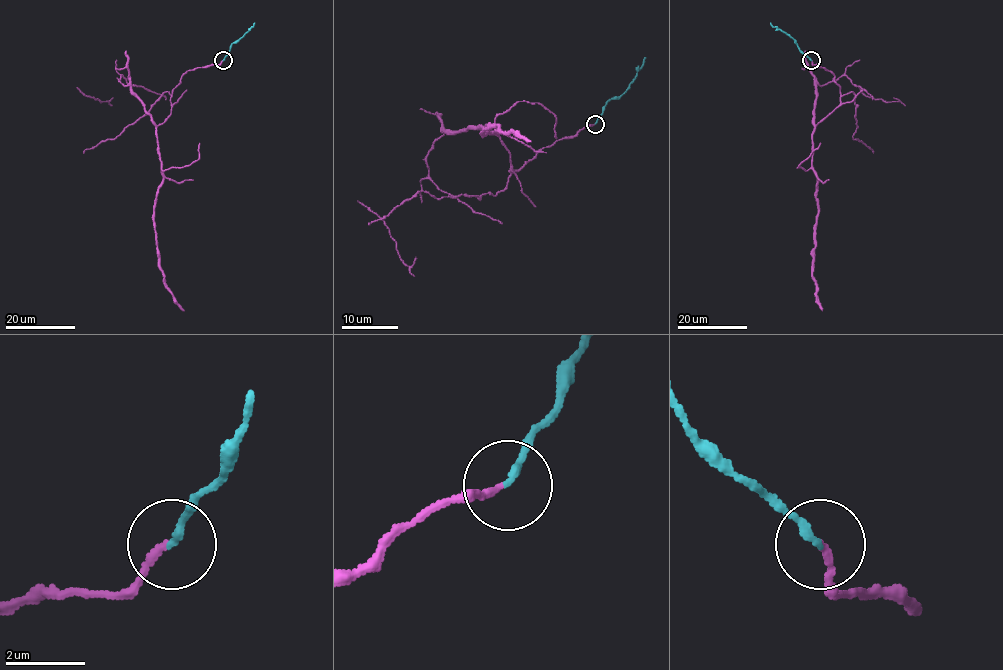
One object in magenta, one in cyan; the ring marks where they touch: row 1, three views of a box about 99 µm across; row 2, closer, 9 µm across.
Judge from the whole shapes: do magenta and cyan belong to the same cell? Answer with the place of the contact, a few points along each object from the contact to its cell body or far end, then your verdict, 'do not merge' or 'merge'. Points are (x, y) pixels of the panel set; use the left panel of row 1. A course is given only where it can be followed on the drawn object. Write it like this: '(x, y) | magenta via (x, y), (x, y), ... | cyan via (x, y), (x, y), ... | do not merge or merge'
(223, 60) | magenta via (223, 60), (182, 76), (172, 92), (171, 112), (156, 128), (162, 177), (154, 210), (158, 268), (183, 310) | cyan via (224, 60), (231, 44), (254, 22) | merge

